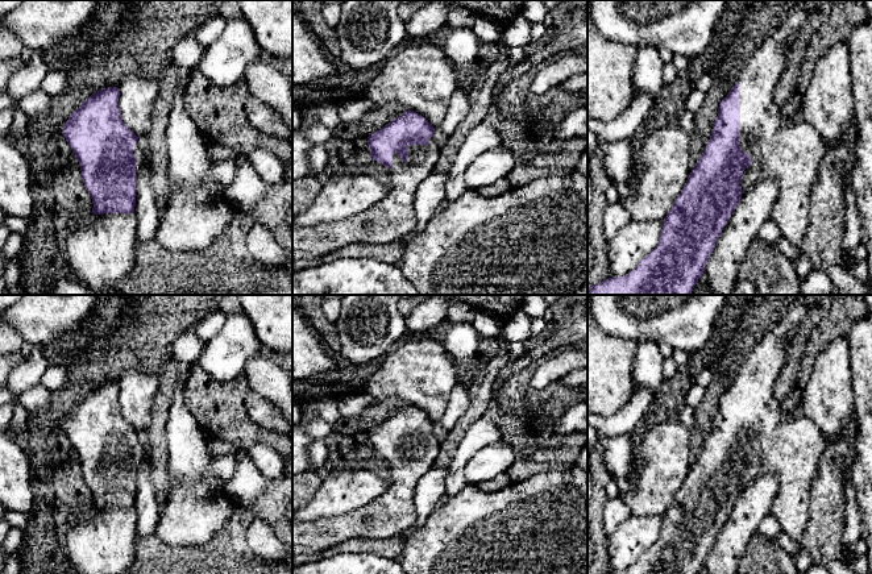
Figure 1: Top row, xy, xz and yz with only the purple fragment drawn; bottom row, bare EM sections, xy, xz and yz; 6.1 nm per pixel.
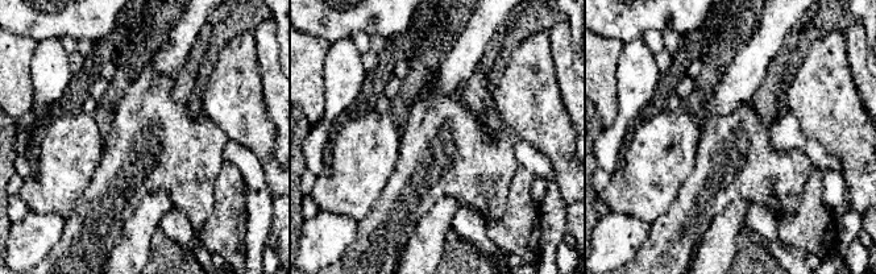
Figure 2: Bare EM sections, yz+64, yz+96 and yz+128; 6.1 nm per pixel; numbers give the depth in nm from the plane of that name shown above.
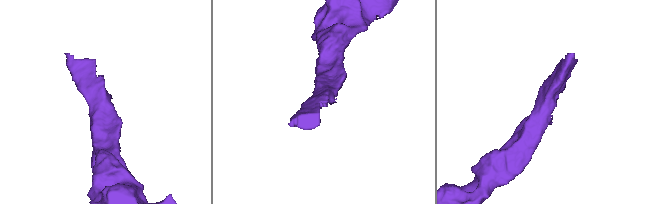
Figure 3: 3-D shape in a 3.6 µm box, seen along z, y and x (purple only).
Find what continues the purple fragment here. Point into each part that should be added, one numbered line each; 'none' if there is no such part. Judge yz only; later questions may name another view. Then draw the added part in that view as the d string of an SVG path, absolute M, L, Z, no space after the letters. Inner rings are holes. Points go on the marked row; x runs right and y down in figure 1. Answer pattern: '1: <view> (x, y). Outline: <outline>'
1: yz (790, 153). Outline: M809 3L794 5L789 17L777 28L777 30L764 41L764 43L747 59L742 68L738 82L740 86L740 147L751 155L752 163L742 172L742 196L767 178L773 178L778 186L778 196L772 208L771 219L778 226L782 237L790 244L798 246L809 224L810 192L813 183L818 178L818 170L822 159L826 157L829 146L823 142L819 133L802 118L785 124L781 121L780 107L775 103L775 87L785 71L788 53L802 26L806 24L813 9Z

